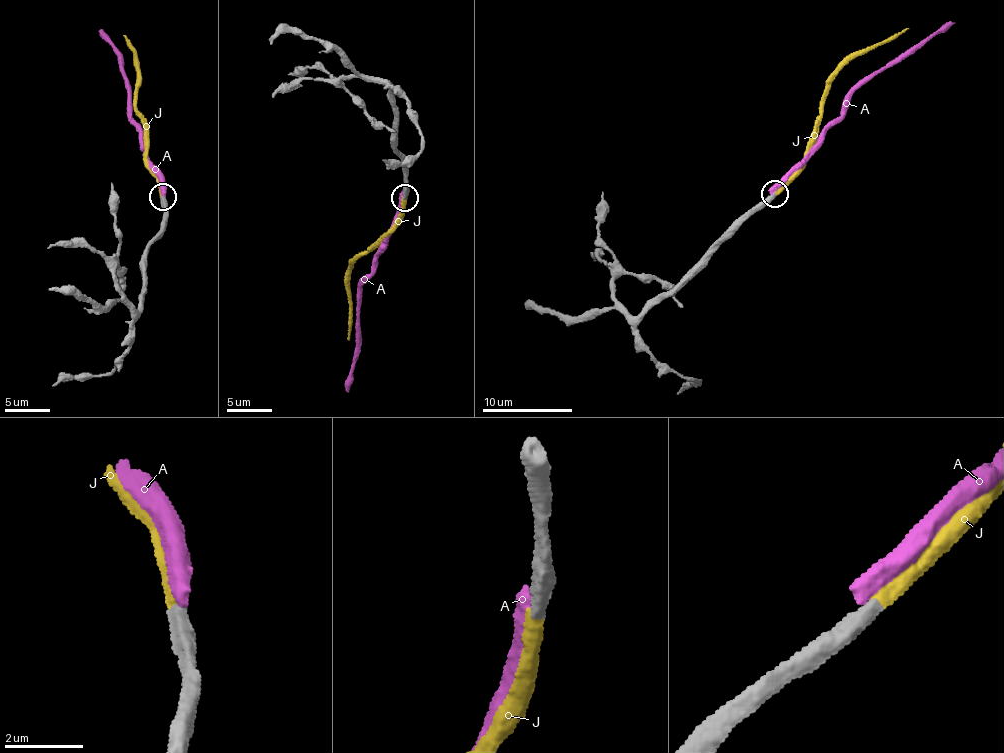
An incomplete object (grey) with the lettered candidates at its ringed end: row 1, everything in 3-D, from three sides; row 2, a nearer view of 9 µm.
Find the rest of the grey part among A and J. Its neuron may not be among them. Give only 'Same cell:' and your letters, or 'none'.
Same cell: J

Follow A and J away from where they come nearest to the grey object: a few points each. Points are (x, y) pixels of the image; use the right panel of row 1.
A: (773, 192), (841, 115), (843, 102), (849, 95), (953, 22)
J: (775, 194), (805, 155), (825, 81), (860, 54), (908, 28)

